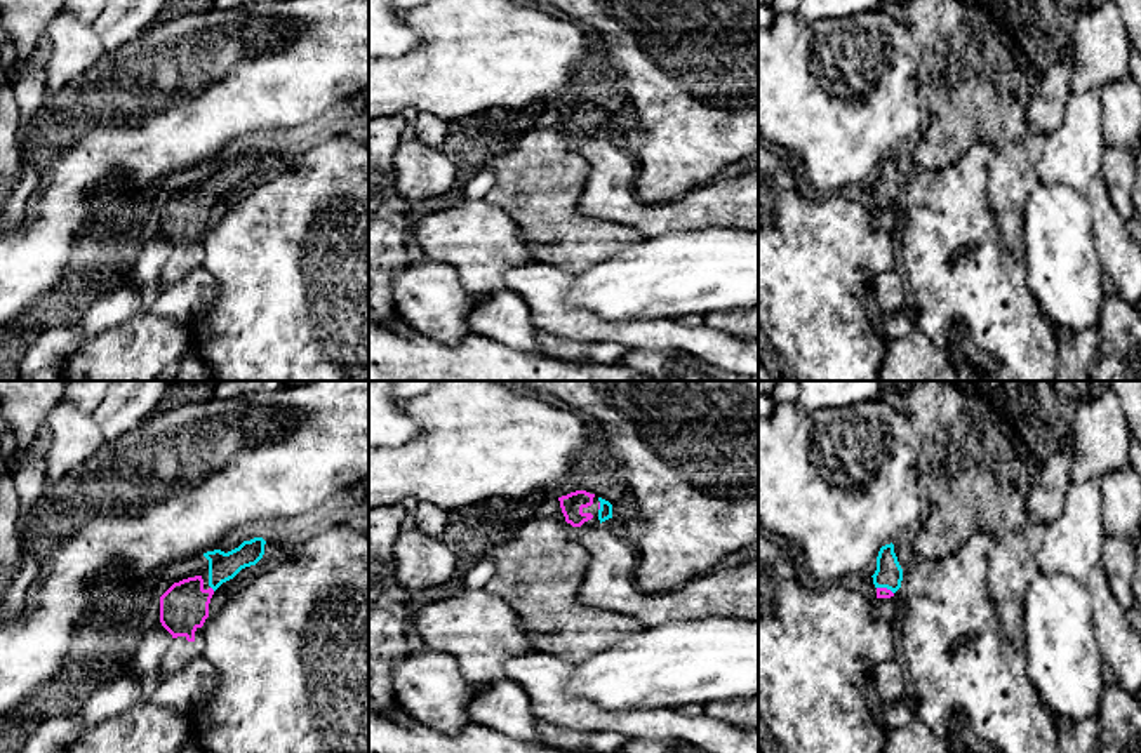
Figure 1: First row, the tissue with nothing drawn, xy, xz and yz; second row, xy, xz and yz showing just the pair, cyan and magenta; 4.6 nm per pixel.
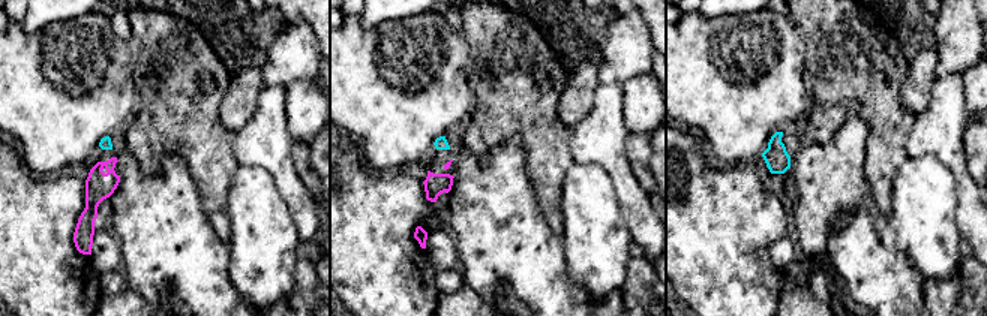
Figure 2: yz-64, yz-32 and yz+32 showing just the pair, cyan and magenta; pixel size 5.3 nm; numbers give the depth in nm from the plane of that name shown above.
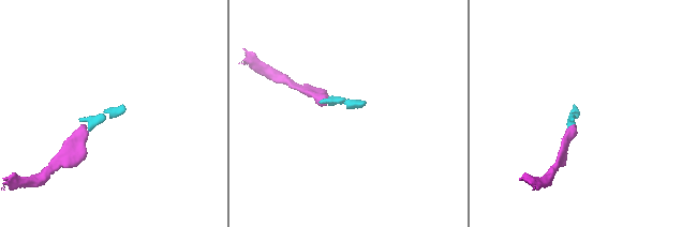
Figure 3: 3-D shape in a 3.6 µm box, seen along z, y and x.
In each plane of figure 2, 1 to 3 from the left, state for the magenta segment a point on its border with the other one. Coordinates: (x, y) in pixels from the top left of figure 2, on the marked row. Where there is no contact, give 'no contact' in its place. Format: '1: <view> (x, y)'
1: no contact
2: no contact
3: no contact

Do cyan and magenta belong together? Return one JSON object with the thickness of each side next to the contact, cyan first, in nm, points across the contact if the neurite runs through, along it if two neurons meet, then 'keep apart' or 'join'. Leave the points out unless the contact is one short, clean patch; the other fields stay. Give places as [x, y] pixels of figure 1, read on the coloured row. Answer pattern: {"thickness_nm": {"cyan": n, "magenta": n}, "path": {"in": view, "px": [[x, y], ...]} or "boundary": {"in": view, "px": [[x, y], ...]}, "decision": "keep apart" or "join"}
{"thickness_nm": {"cyan": 130, "magenta": 220}, "path": {"in": "xy", "px": [[223, 566], [213, 588], [185, 606]]}, "decision": "join"}

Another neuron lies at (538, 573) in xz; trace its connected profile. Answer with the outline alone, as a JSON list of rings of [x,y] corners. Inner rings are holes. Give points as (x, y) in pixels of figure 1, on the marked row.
[[[532,518],[513,539],[490,548],[485,556],[496,563],[496,572],[484,590],[501,596],[517,612],[518,626],[532,636],[539,652],[581,664],[644,630],[626,614],[598,610],[579,602],[590,555],[579,544],[576,527],[567,522]]]

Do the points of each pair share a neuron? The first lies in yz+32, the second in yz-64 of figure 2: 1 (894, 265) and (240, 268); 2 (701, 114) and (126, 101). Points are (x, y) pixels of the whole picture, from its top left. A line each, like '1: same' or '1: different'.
1: different
2: same

